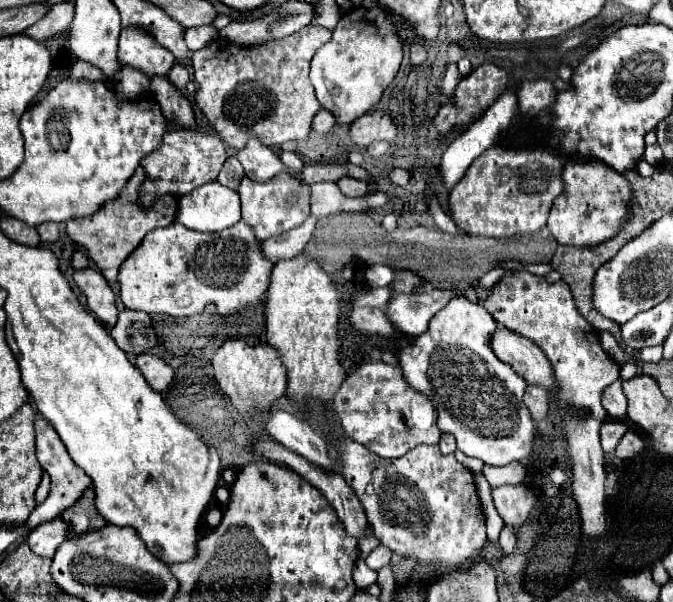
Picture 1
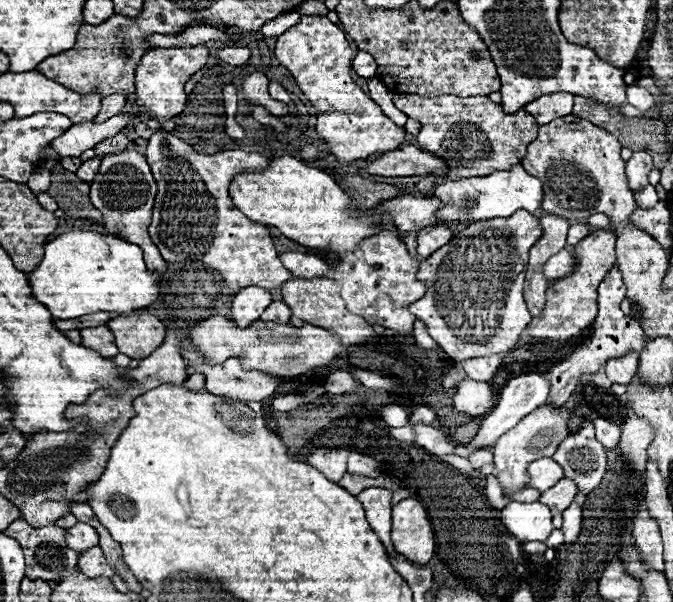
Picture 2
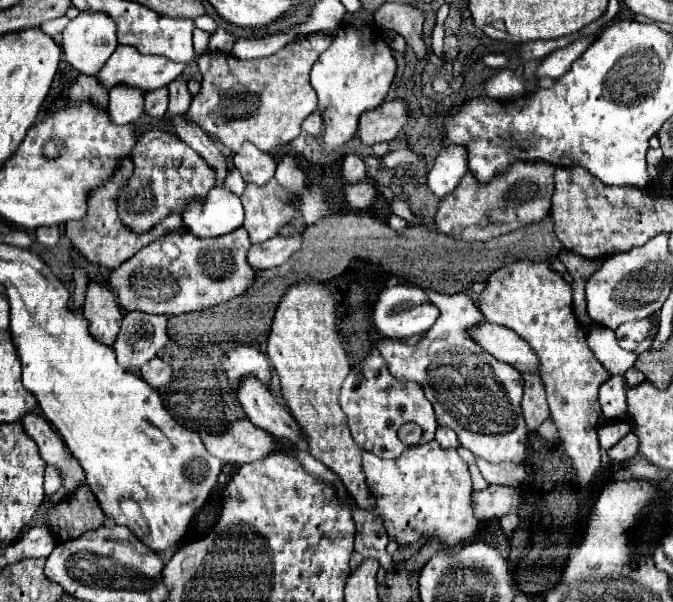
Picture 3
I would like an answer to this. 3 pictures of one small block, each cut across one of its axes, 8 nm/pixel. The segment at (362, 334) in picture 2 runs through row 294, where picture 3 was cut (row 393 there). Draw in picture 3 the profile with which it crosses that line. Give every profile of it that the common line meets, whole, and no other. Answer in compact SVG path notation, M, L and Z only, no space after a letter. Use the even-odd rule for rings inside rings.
M312 280L292 286L276 310L268 336L268 356L280 376L284 402L304 432L308 452L342 480L348 494L362 510L374 510L376 500L366 486L362 470L364 450L350 436L346 414L338 404L342 382L350 372L350 362L336 330L334 312L336 302L322 282Z

